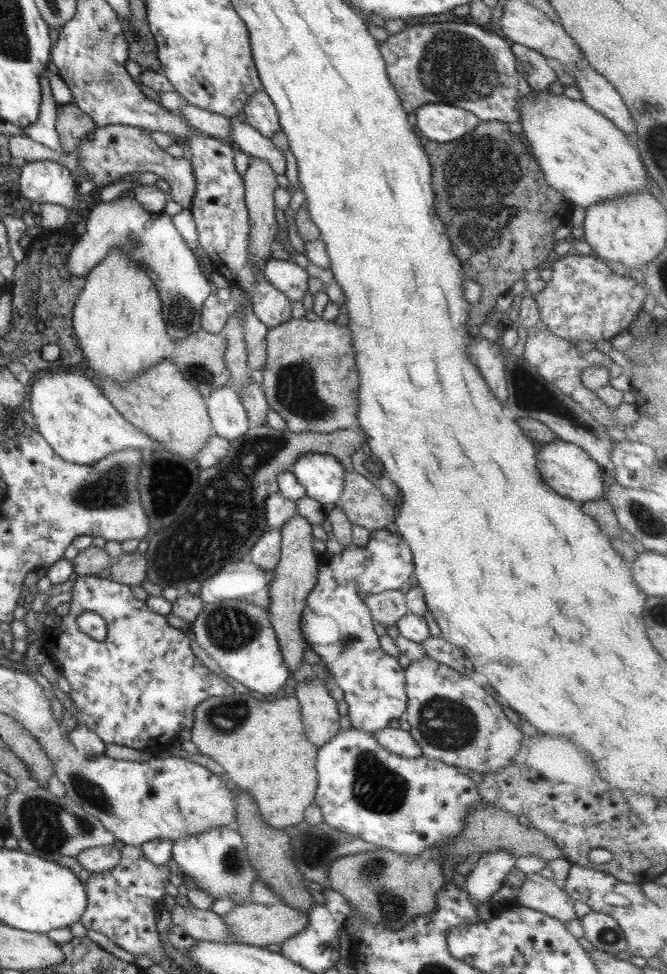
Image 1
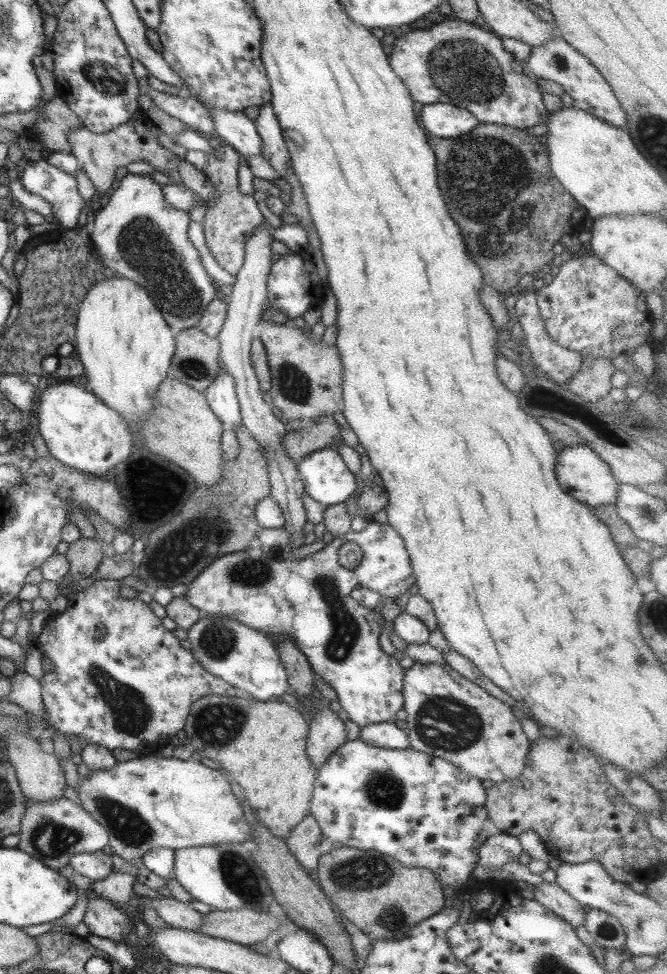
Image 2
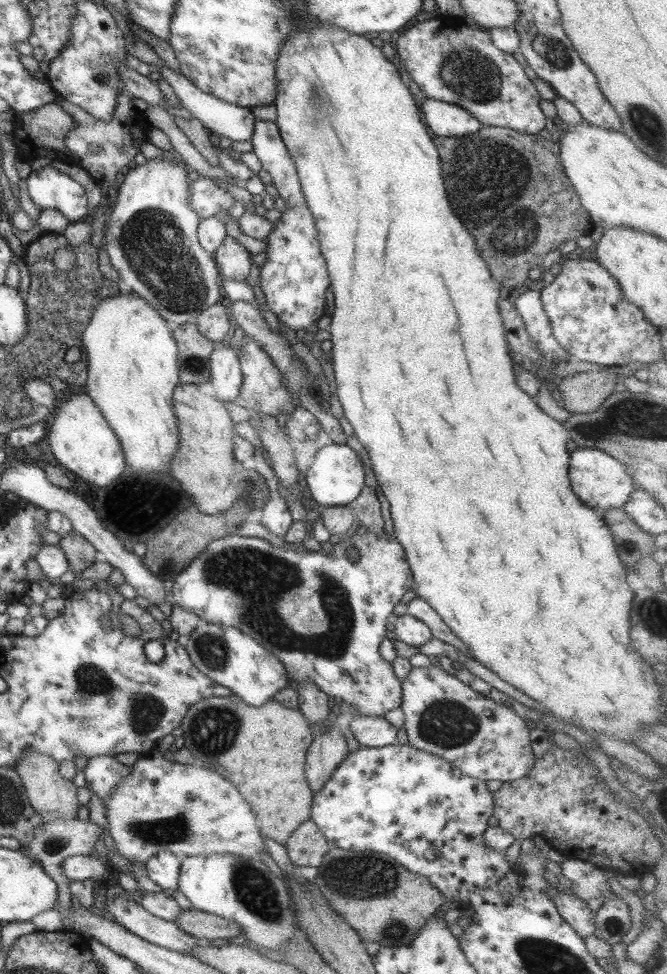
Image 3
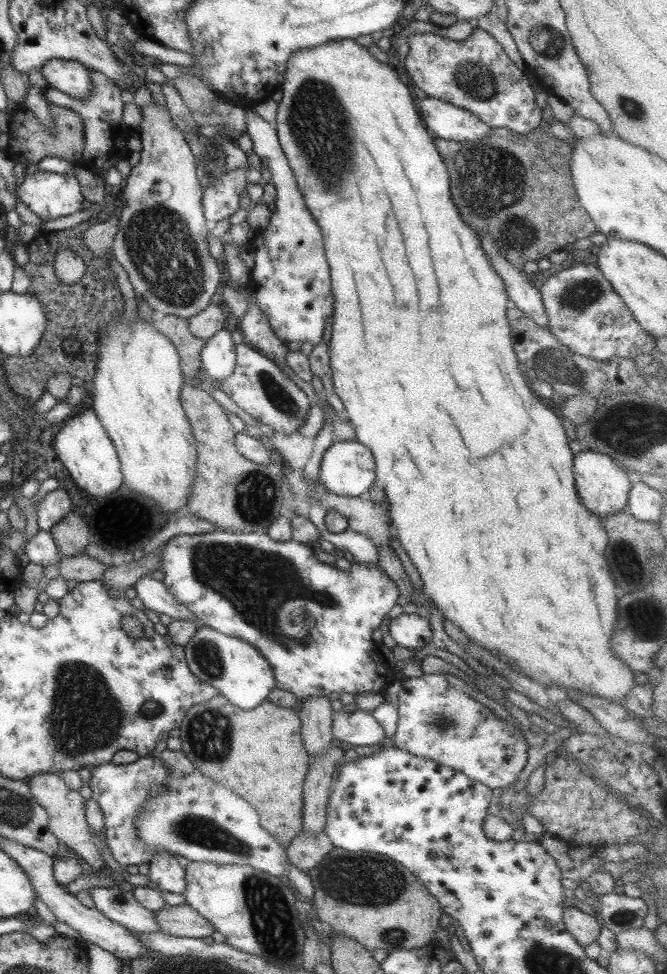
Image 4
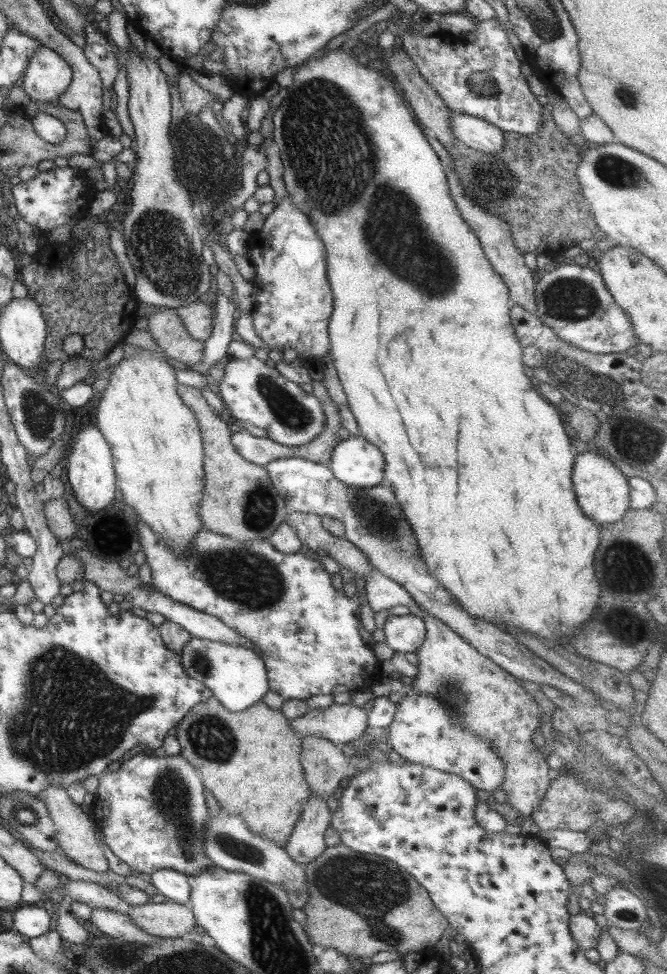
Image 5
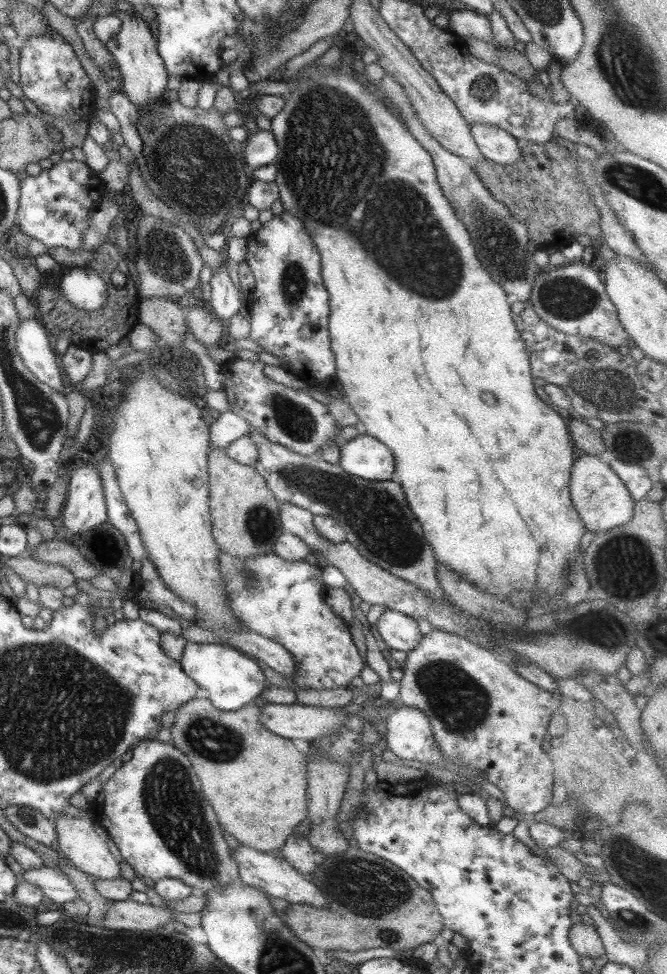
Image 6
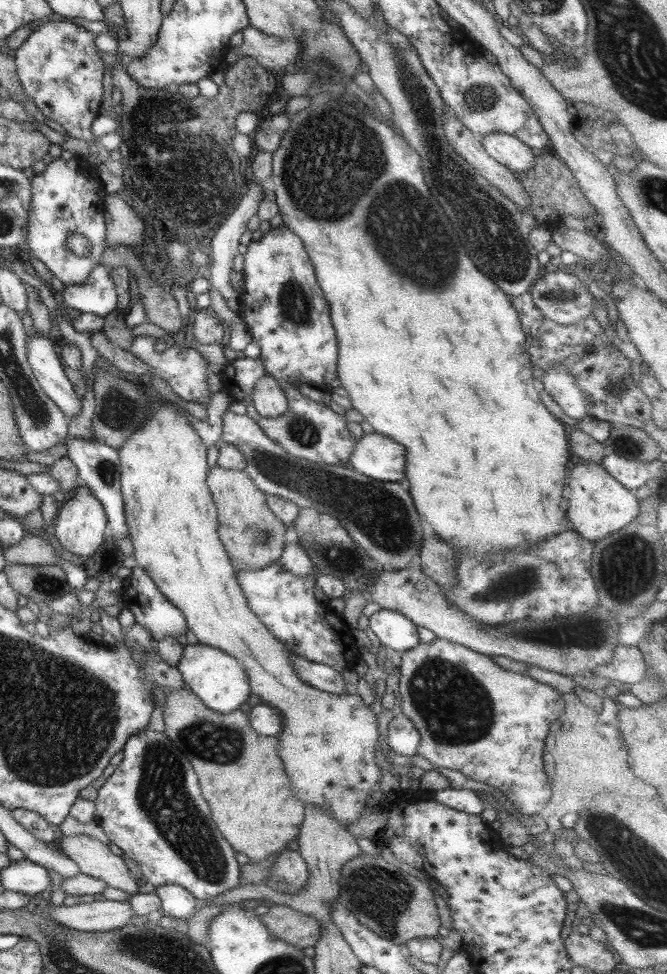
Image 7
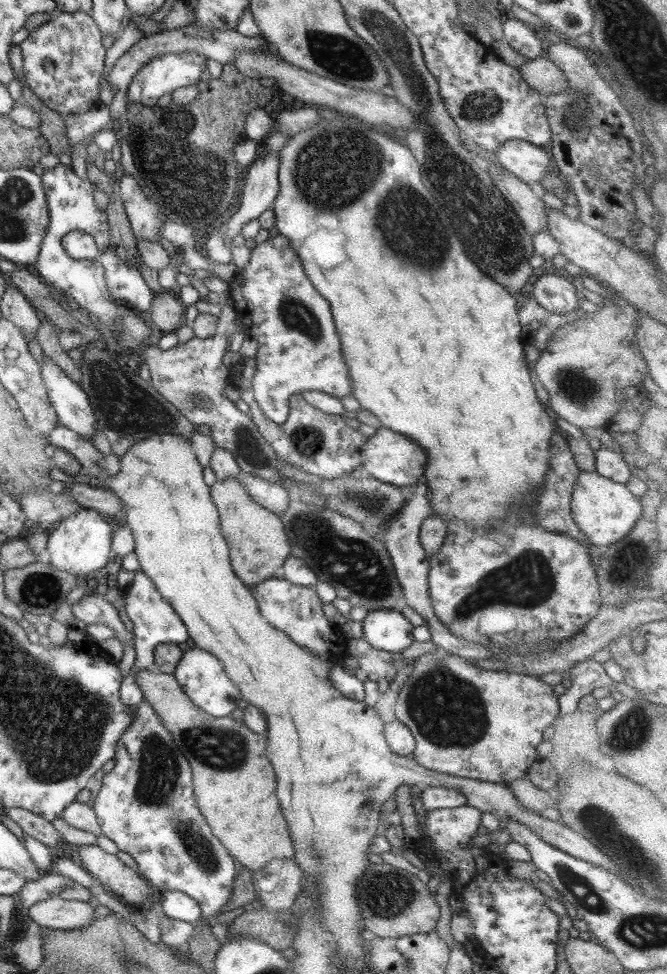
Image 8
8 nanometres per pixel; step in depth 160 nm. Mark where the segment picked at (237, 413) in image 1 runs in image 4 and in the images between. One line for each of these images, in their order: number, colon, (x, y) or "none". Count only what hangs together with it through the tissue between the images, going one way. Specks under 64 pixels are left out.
2: (220, 395)
3: (225, 376)
4: (217, 357)

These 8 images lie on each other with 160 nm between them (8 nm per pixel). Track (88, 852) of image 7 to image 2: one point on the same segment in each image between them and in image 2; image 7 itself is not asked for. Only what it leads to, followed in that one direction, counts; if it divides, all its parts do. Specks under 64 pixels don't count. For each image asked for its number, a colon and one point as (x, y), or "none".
2: (39, 775)
3: (50, 795)
4: (65, 807)
5: (74, 825)
6: (76, 840)

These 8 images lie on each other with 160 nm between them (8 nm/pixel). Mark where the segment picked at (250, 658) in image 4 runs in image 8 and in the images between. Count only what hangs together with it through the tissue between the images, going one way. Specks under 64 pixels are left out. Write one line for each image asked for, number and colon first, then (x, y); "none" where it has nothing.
5: (236, 677)
6: (229, 680)
7: (220, 683)
8: (200, 676)

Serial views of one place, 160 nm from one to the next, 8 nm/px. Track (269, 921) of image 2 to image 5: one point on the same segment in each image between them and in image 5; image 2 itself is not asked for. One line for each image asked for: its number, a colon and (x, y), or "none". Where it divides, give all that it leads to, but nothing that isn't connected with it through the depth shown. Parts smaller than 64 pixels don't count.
3: (201, 925)
4: (181, 920)
5: (168, 919)

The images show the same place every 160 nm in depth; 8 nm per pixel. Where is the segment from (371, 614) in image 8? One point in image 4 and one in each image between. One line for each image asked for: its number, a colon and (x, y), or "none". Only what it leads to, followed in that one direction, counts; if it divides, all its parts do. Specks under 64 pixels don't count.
4: (409, 631)
5: (403, 634)
6: (399, 632)
7: (395, 632)

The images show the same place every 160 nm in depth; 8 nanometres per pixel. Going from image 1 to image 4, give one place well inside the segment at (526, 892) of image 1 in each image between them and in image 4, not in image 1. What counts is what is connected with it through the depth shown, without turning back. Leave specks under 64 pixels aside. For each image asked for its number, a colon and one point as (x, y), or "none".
2: (551, 896)
3: (573, 911)
4: (584, 928)

